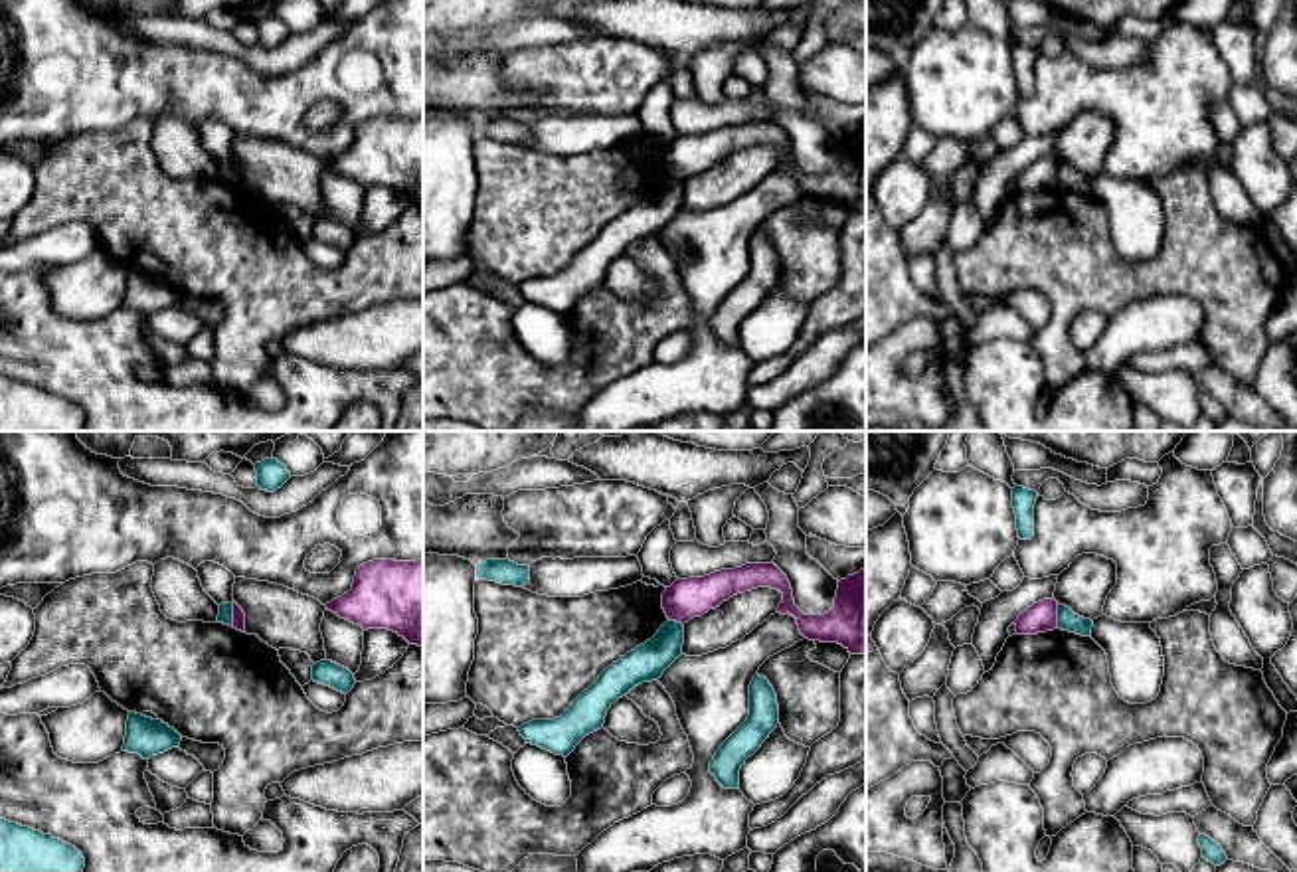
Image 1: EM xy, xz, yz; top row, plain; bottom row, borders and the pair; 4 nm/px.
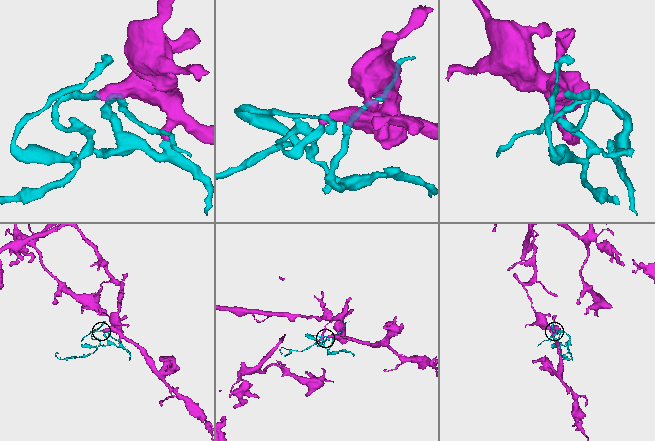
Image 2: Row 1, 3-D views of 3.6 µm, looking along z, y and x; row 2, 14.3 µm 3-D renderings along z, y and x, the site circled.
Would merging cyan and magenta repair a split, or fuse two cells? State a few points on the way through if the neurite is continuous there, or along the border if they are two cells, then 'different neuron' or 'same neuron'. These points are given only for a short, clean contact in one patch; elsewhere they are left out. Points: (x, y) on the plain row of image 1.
along yz (1056, 161), (1058, 184) | different neuron

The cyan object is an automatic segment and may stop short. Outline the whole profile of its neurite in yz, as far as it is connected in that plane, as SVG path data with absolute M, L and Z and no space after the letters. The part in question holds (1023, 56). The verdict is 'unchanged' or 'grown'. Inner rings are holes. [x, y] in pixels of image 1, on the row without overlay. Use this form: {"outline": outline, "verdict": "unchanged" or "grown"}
{"outline": "M1014 44L1012 45L1012 65L1016 71L1016 87L1020 97L1030 97L1034 93L1034 61L1036 61L1038 49Z", "verdict": "unchanged"}

